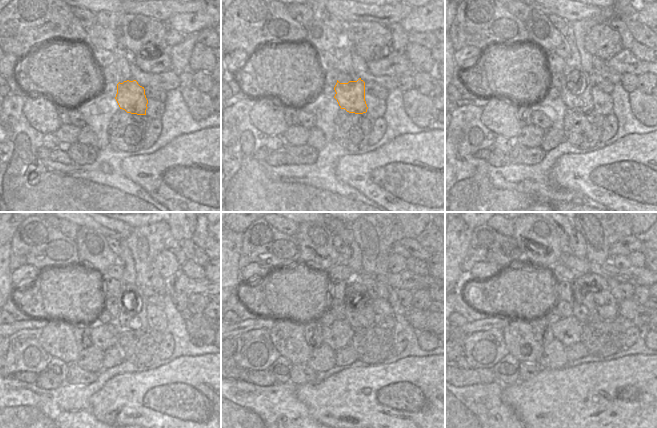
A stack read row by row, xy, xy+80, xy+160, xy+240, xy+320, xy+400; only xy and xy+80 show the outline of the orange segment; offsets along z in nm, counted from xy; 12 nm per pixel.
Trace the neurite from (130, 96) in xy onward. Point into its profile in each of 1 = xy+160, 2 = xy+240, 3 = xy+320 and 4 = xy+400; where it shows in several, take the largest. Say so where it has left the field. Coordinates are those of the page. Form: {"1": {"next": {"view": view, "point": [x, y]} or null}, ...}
{"1": {"next": {"view": "xy+160", "point": [577, 95]}}, "2": {"next": {"view": "xy+240", "point": [133, 317]}}, "3": {"next": {"view": "xy+320", "point": [359, 312]}}, "4": {"next": {"view": "xy+400", "point": [584, 310]}}}

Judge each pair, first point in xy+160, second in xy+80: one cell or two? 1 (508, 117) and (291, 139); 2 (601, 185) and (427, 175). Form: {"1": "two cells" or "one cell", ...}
{"1": "two cells", "2": "one cell"}

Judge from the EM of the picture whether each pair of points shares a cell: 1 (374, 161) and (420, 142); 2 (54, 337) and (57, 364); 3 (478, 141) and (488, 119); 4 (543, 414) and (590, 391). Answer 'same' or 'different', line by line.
1: same
2: different
3: different
4: same

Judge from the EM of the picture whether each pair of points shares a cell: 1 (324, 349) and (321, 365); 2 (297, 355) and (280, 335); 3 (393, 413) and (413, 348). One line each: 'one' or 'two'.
1: one
2: one
3: two

